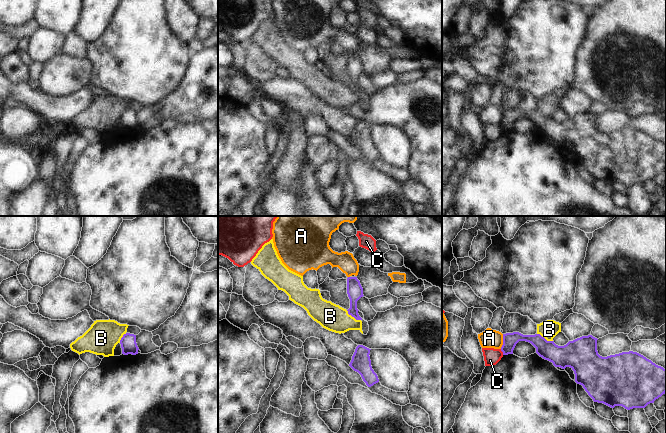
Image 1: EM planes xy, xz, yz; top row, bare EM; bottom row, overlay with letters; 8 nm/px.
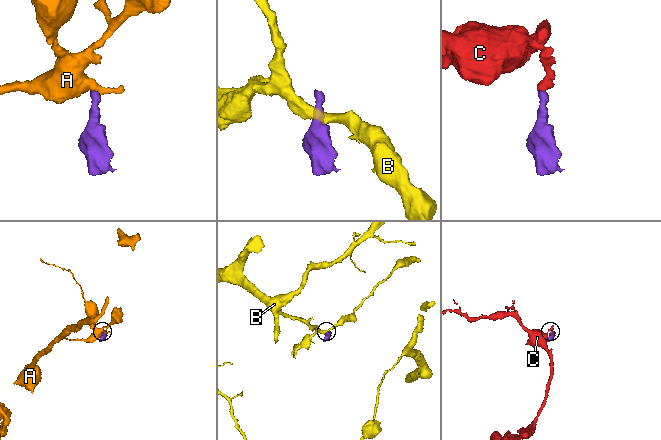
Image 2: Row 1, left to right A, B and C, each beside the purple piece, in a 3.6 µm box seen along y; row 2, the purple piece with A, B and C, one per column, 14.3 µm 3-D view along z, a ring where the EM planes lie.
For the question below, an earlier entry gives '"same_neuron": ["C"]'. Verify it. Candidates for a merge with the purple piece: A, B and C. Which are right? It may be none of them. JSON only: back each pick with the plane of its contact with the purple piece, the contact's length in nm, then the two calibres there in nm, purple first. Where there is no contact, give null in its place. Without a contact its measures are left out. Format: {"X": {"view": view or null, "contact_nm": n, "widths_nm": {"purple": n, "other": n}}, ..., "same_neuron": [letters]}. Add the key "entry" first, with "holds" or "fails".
{"entry": "fails", "same_neuron": []}

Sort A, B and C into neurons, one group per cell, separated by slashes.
A / B / C

